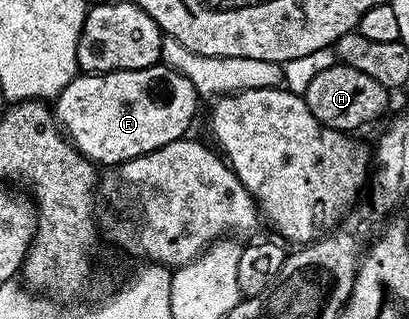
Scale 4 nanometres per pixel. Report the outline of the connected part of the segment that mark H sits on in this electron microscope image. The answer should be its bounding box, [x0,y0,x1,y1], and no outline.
[303,62,389,134]

